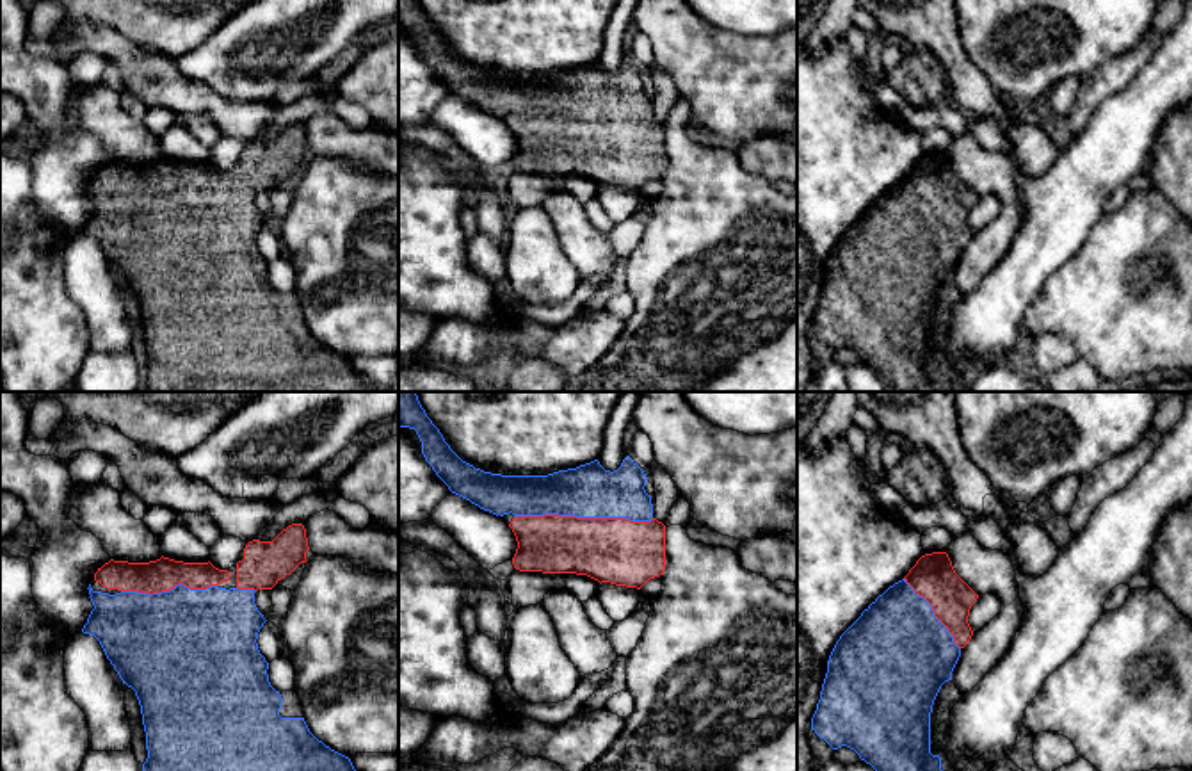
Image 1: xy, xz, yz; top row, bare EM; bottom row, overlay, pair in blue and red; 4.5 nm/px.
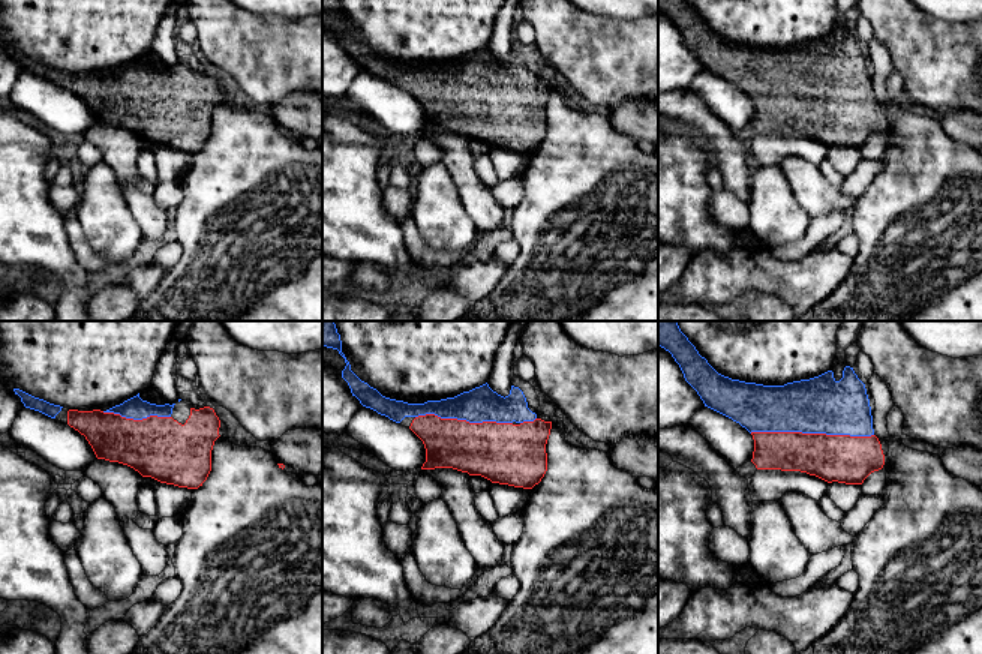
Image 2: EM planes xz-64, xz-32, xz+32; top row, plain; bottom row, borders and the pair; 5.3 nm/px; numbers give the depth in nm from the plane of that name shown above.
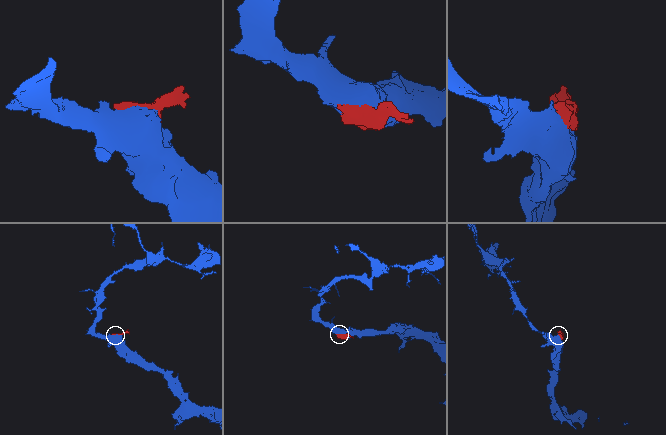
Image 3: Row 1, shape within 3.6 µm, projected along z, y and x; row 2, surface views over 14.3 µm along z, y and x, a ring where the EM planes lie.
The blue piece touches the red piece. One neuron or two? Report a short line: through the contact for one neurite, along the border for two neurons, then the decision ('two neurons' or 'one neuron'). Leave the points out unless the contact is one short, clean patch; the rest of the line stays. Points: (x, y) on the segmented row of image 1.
one neuron

